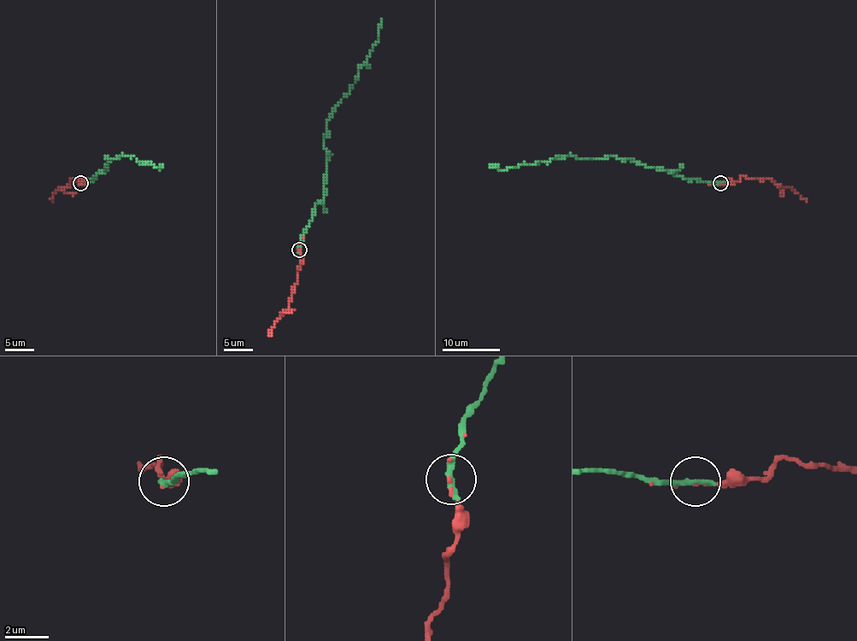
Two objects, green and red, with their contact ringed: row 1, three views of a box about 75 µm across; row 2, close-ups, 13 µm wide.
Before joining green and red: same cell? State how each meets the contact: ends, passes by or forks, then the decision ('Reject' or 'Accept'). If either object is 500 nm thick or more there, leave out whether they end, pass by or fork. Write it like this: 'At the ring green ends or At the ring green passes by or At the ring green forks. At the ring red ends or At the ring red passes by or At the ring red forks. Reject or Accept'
At the ring green ends. At the ring red ends. Accept

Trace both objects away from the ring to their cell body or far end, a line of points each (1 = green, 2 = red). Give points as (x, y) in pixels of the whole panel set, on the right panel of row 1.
1: (721, 182), (688, 179), (667, 169), (610, 156), (604, 159), (556, 156), (499, 169), (489, 165)
2: (721, 184), (734, 184), (742, 177), (771, 179), (781, 188), (793, 190), (806, 201)

